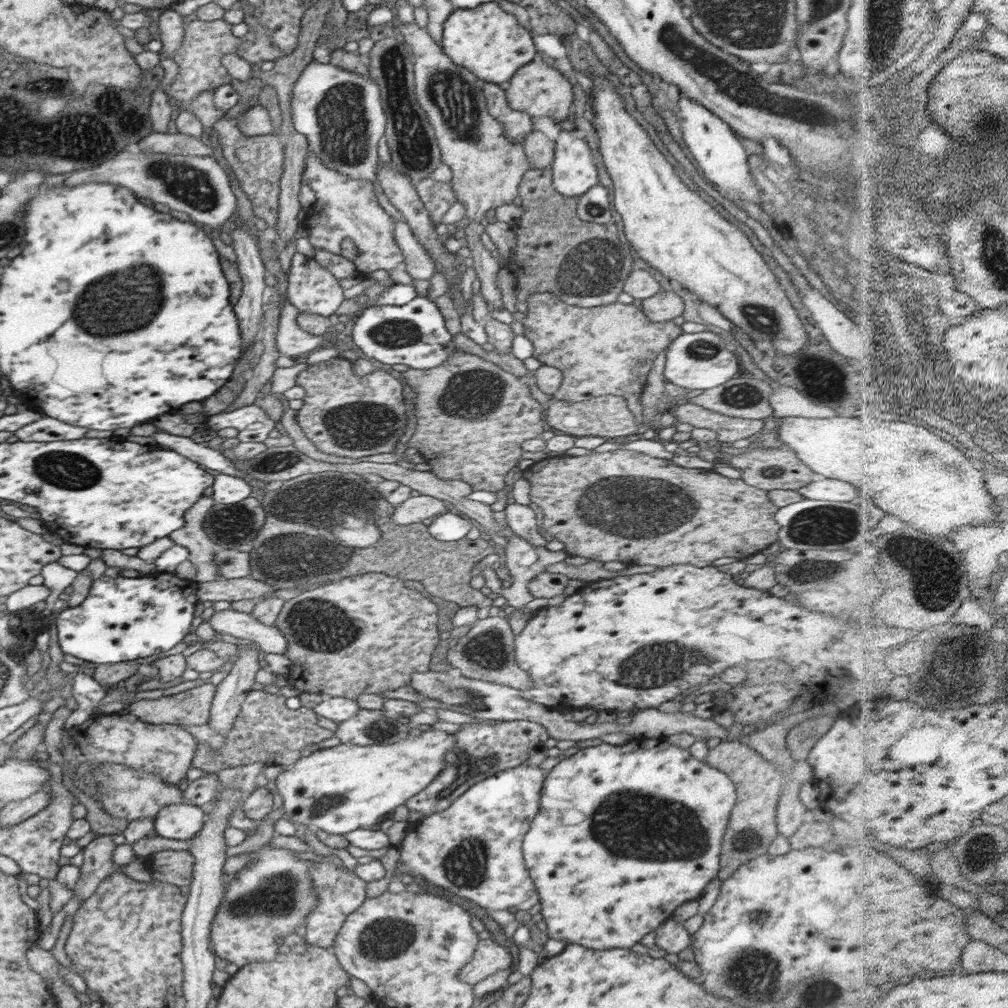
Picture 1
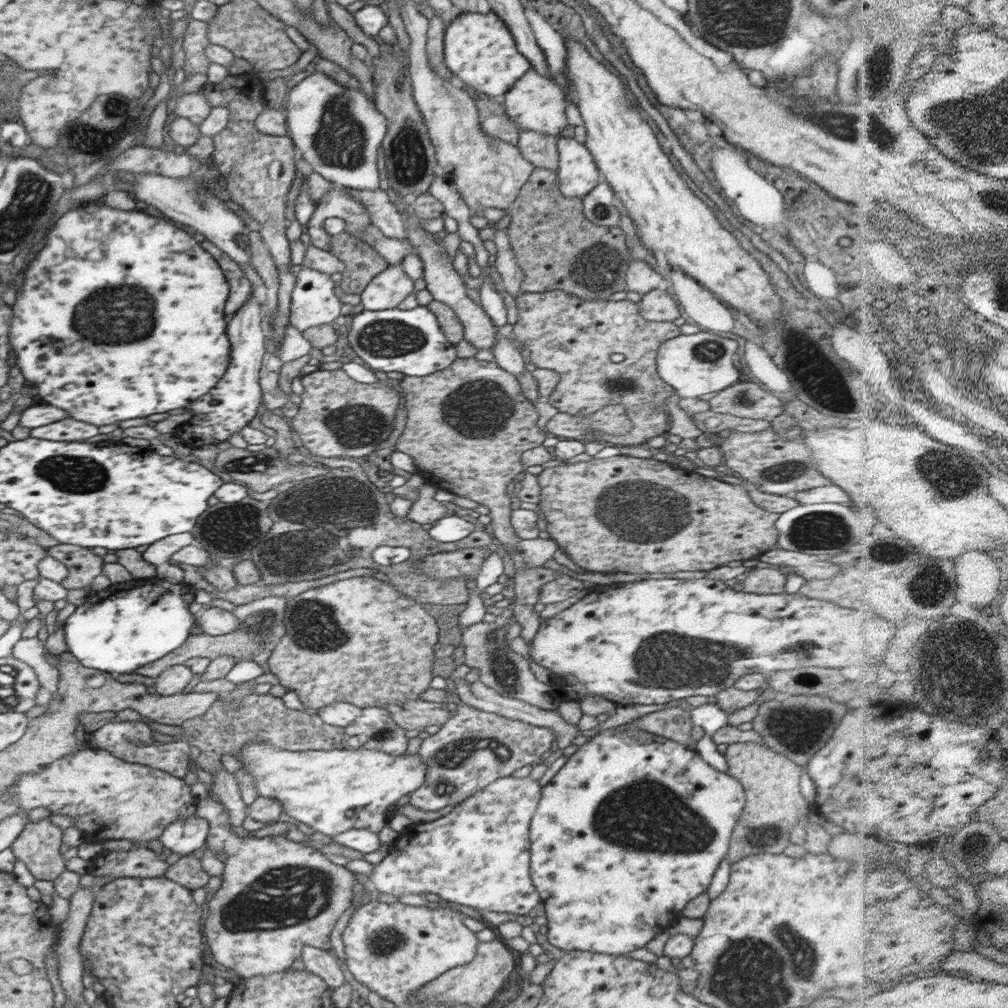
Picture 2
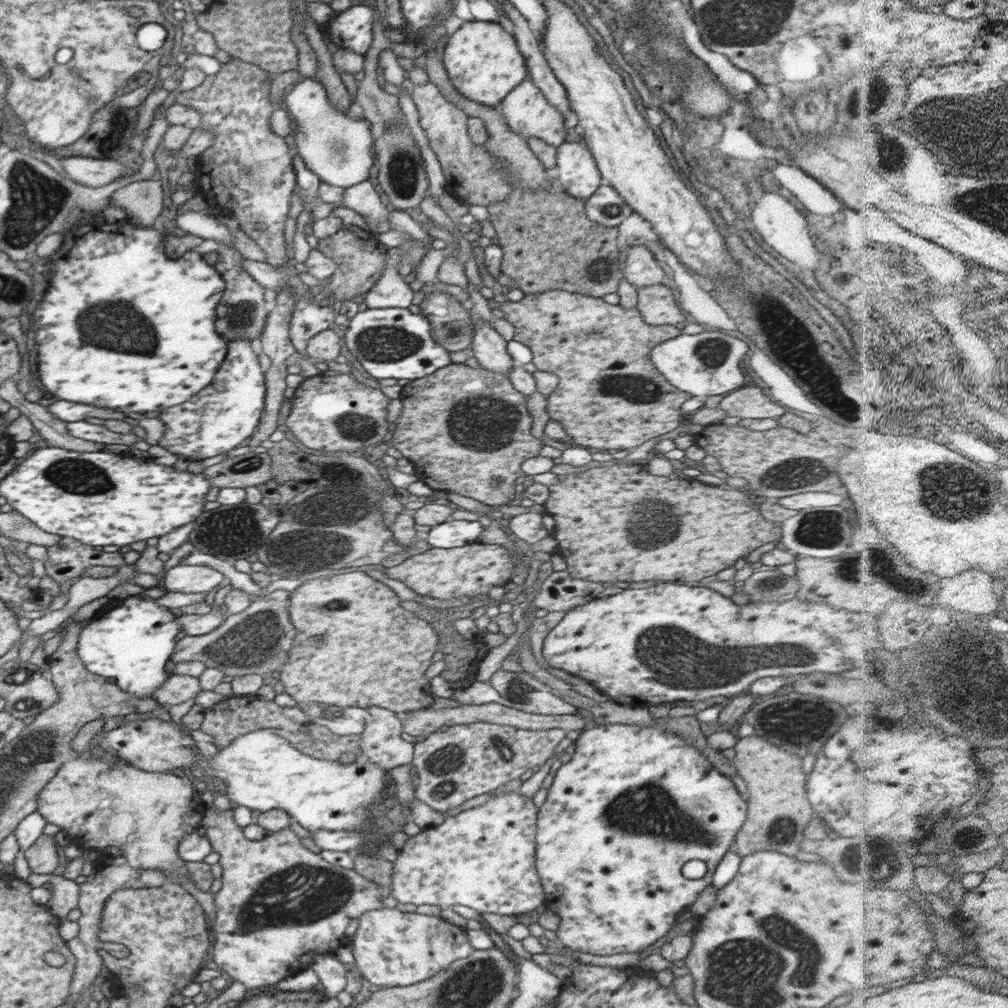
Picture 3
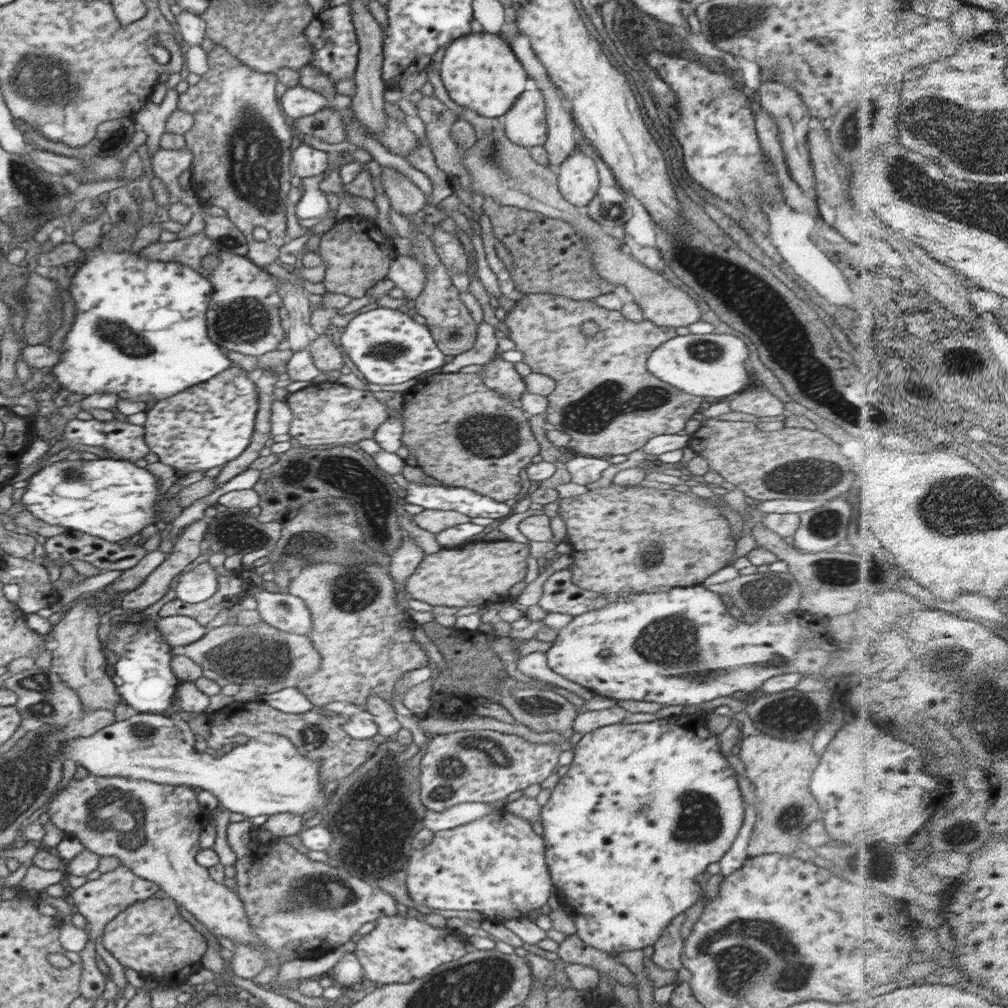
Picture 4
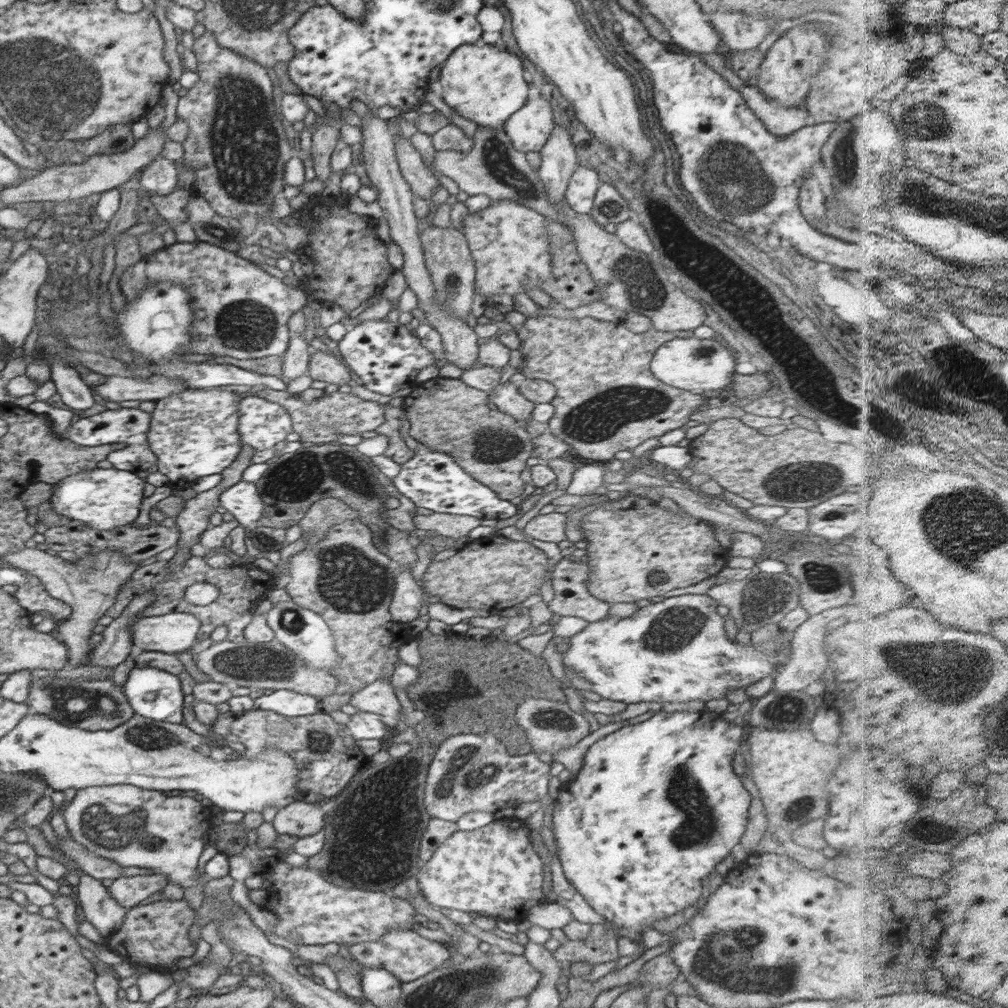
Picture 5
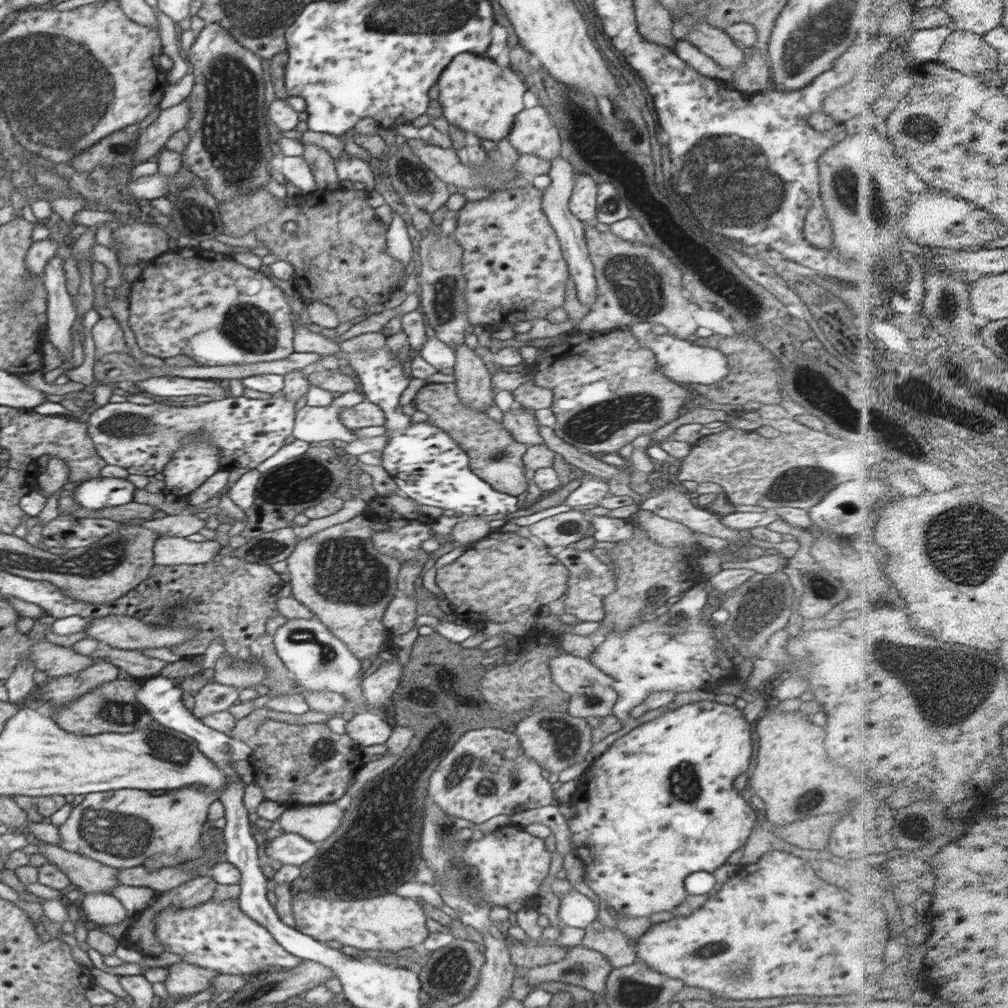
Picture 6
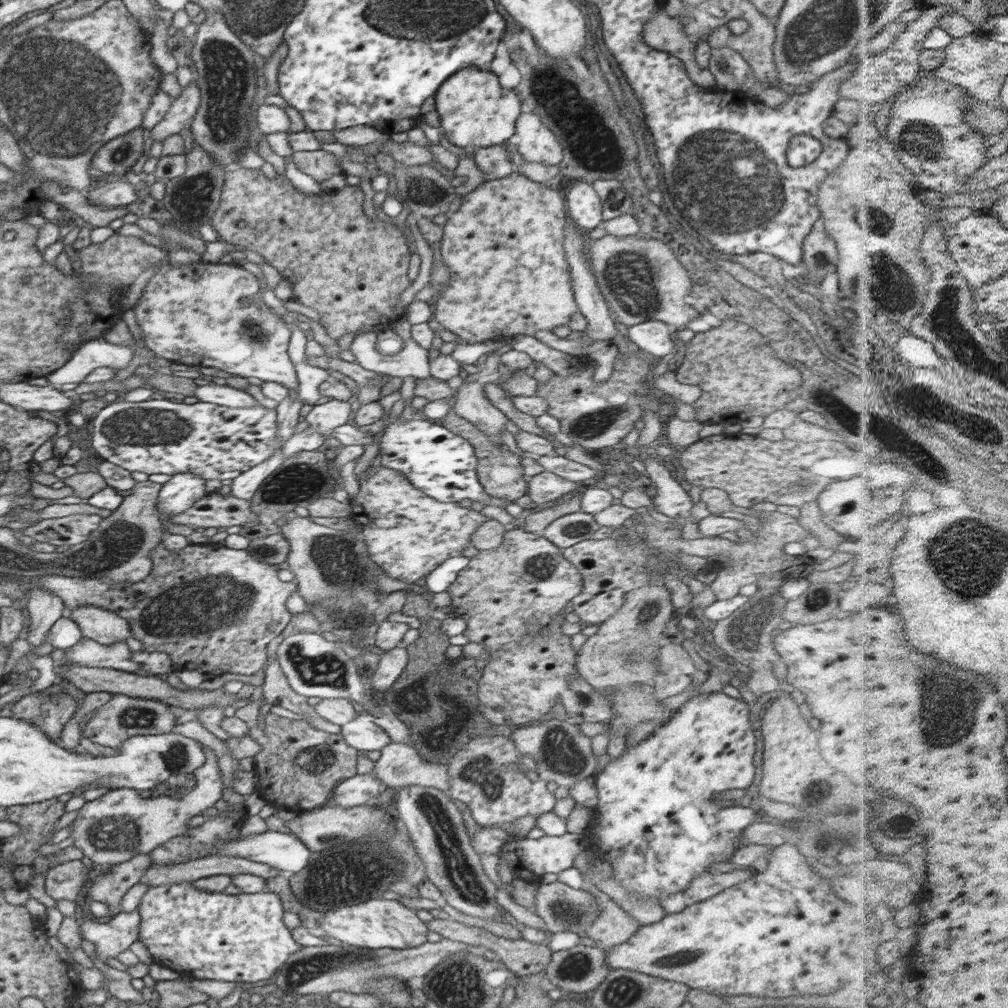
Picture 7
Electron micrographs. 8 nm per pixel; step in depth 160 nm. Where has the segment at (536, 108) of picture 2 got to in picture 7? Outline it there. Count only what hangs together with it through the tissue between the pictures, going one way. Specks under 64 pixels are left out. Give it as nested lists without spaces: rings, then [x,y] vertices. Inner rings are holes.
[[[521,113],[516,121],[515,134],[509,141],[511,148],[523,156],[525,162],[559,165],[563,159],[562,146],[556,136],[542,124],[540,116]]]

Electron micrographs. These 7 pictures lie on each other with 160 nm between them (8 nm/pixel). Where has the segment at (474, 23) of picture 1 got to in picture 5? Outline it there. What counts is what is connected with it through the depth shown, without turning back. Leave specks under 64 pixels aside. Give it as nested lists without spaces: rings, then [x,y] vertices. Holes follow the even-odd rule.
[[[466,44],[454,50],[444,62],[439,79],[444,103],[477,126],[503,129],[510,116],[527,102],[529,88],[522,62],[518,56],[492,44]]]

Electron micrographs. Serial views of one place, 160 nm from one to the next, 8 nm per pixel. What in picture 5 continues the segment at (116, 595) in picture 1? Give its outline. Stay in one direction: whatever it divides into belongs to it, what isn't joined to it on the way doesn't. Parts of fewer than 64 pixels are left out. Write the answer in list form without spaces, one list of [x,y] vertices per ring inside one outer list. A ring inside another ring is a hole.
[[[135,664],[130,671],[128,680],[123,684],[123,689],[136,716],[172,724],[183,724],[185,722],[182,717],[182,708],[189,699],[182,693],[178,675],[161,669],[154,669],[154,666]]]

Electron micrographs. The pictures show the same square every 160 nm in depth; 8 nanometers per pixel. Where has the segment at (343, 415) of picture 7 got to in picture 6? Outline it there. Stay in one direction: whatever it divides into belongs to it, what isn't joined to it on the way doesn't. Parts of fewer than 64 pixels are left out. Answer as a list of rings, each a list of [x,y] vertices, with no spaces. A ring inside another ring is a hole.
[[[353,390],[333,398],[328,406],[305,405],[295,414],[292,431],[294,439],[309,442],[313,445],[330,443],[334,440],[352,442],[356,434],[347,429],[340,420],[340,413],[366,400],[364,393]]]

